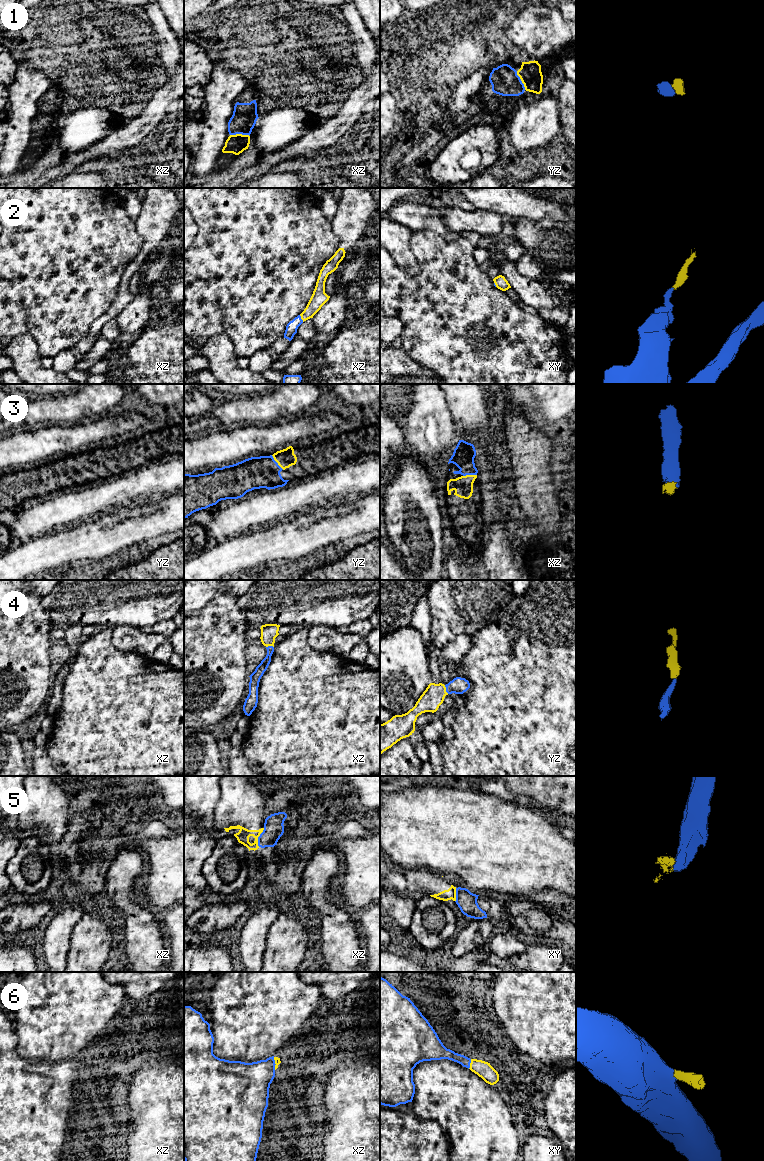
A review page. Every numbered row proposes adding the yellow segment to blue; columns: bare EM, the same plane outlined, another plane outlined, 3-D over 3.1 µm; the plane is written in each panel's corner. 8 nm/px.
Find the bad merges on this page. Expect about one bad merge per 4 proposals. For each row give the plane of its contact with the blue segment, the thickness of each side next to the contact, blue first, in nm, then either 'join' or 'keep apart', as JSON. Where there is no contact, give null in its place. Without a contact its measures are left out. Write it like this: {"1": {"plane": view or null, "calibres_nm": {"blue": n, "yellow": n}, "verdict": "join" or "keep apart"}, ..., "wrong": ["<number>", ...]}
{"1": {"plane": "xz", "calibres_nm": {"blue": 200, "yellow": 160}, "verdict": "join"}, "2": {"plane": "xz", "calibres_nm": {"blue": 100, "yellow": 120}, "verdict": "join"}, "3": {"plane": "yz", "calibres_nm": {"blue": 260, "yellow": 150}, "verdict": "join"}, "4": {"plane": "yz", "calibres_nm": {"blue": 140, "yellow": 170}, "verdict": "join"}, "5": {"plane": "xz", "calibres_nm": {"blue": 160, "yellow": 100}, "verdict": "keep apart"}, "6": {"plane": "xy", "calibres_nm": {"blue": 110, "yellow": 130}, "verdict": "join"}, "wrong": ["5"]}

